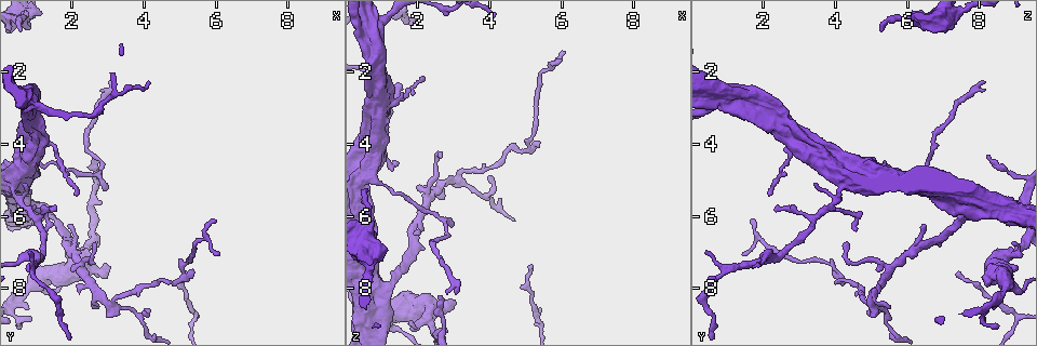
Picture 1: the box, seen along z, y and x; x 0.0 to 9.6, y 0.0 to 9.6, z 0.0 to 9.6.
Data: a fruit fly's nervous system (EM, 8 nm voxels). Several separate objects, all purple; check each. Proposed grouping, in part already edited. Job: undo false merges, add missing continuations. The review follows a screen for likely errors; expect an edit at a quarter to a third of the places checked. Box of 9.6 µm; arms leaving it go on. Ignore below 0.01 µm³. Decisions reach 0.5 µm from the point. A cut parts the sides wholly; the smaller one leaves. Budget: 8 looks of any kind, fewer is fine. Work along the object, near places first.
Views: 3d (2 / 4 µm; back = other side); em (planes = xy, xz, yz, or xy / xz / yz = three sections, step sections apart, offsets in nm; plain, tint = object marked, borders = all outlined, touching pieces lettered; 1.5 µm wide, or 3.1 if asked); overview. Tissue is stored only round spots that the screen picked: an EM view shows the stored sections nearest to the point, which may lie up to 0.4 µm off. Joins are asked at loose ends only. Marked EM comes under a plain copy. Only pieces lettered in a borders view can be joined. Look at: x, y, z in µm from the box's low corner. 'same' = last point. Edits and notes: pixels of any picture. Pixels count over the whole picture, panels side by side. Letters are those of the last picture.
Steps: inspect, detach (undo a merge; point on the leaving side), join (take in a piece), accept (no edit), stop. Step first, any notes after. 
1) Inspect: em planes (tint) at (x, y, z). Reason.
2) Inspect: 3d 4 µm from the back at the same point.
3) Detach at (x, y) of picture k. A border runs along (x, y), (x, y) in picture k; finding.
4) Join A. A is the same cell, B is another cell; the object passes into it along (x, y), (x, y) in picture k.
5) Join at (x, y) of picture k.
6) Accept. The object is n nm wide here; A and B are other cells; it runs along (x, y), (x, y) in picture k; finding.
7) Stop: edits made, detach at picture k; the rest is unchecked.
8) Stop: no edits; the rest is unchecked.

Inspect: em planes (borders) at (6.00, 6.05, 1.70).

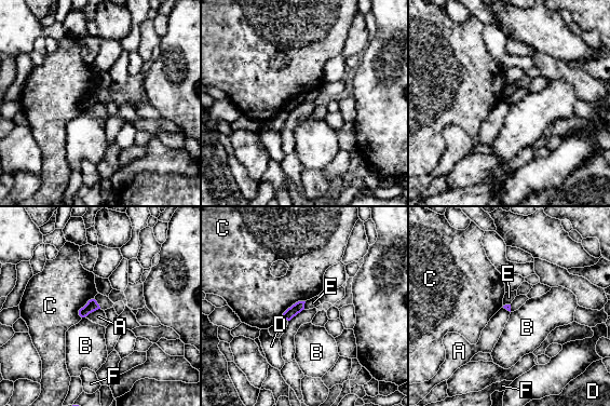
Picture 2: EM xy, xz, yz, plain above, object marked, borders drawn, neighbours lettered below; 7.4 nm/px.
Accept. A, B, C, D, E and F are other cells; a border runs along (94, 298), (100, 308) in picture 2; none of them fits.

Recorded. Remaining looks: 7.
Inspect: 3d 2 µm from the back at (5.10, 7.80, 4.25). Sharp bend.

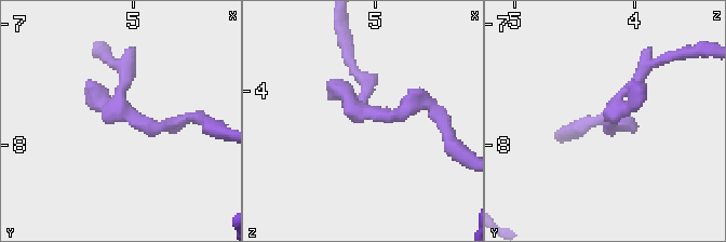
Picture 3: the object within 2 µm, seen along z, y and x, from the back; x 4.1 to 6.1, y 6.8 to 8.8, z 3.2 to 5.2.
Inspect: em planes (borders) at (5.06, 7.76, 4.18). Now the EM.

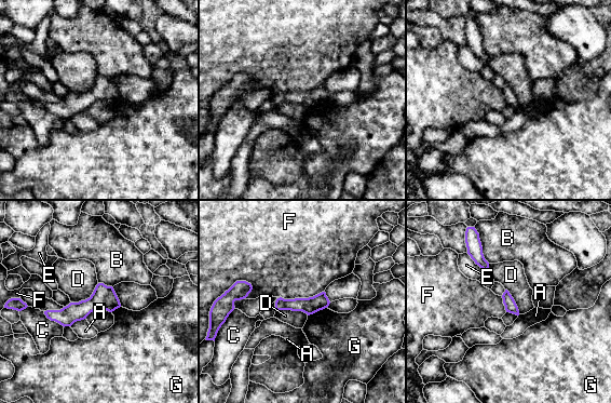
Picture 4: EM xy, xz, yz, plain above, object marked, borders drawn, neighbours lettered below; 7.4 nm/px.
Accept. A, B, C, D, E, F and G are other cells; it runs along (117, 303), (49, 314) in picture 4; one cell here.

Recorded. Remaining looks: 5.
Inspect: 3d 4 µm at (2.90, 7.30, 8.25). An open end.

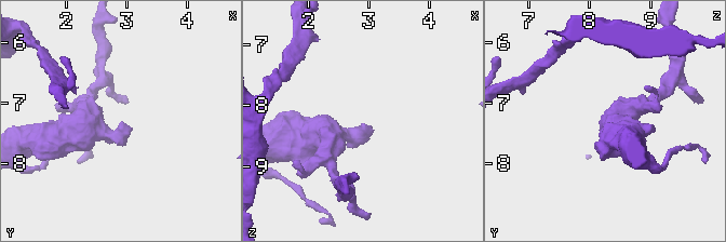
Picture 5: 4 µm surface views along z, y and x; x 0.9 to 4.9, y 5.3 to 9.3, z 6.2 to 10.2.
Inspect: em yz step 8 (tint) at (2.95, 7.30, 8.35). Shape alone is not enough.

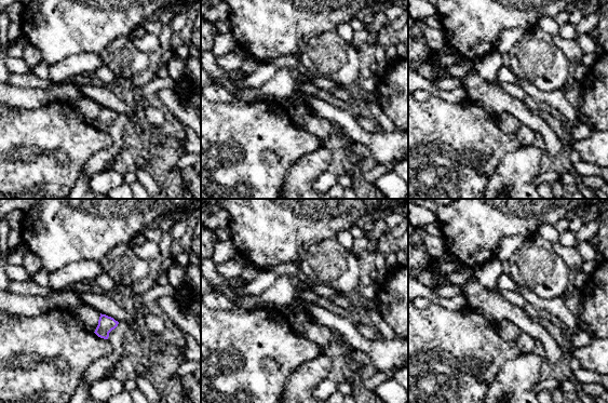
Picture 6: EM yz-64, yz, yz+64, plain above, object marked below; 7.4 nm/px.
Inspect: em planes (borders) at the same point.

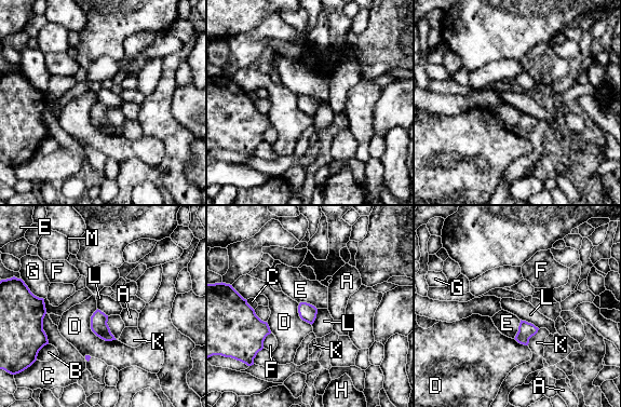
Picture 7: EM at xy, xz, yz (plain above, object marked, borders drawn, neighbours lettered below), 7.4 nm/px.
Accept. A, B, C, D, E, F, G, H, K, L and M are other cells; a border runs along (521, 319), (532, 323), (539, 328) in picture 7; none of them fits.

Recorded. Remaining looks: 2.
Stop: no edits; the rest is unchecked.

